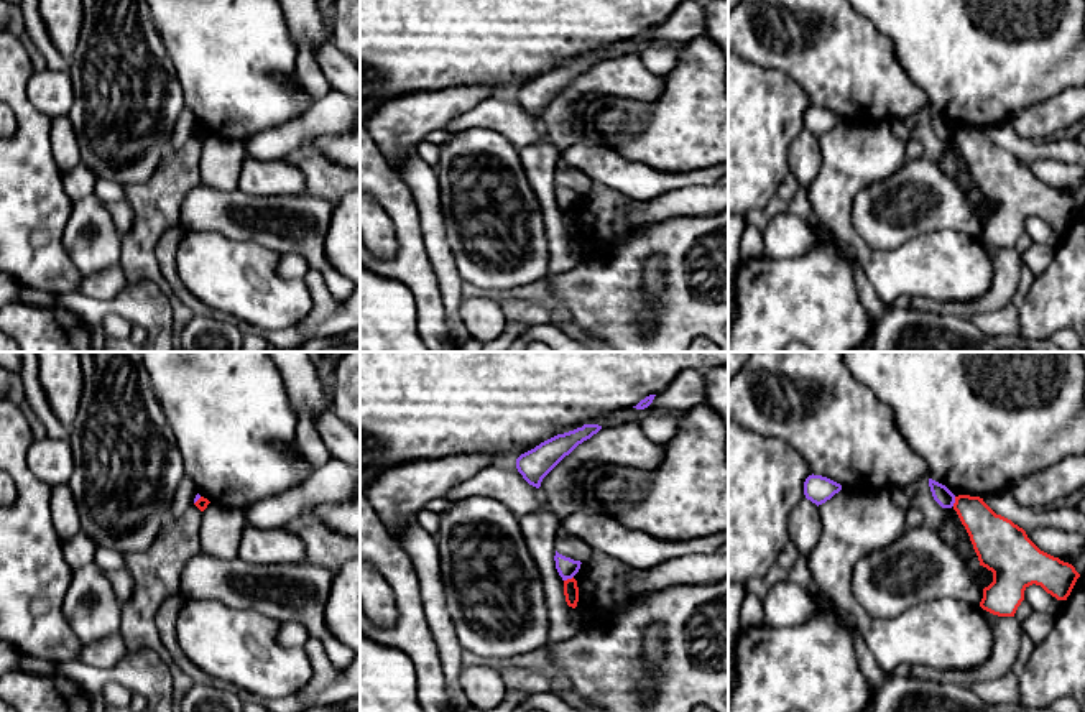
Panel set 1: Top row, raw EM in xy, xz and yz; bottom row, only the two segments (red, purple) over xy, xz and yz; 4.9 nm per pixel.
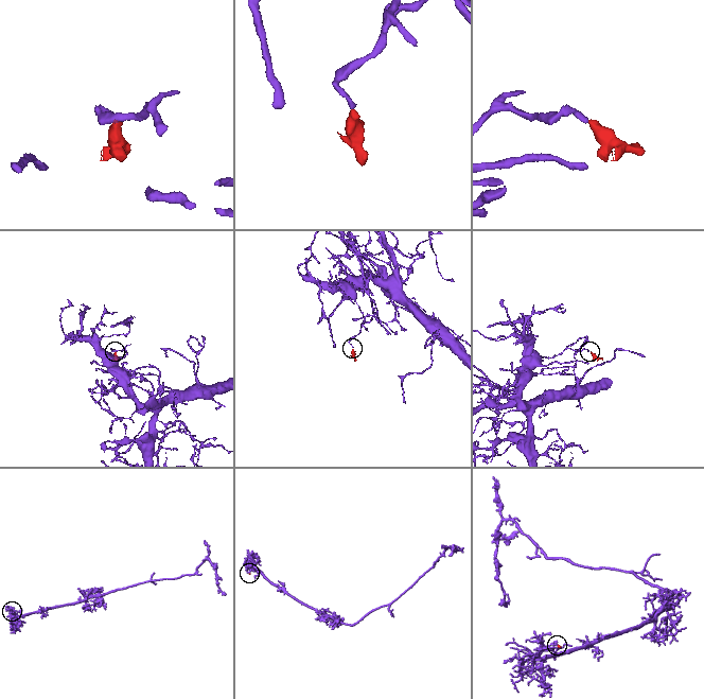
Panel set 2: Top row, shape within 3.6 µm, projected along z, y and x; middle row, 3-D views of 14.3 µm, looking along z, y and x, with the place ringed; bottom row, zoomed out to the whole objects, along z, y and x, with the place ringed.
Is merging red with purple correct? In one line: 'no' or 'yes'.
no

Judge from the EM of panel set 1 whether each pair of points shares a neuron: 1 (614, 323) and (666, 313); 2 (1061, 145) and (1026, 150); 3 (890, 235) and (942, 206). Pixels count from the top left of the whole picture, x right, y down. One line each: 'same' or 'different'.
1: same
2: same
3: same

